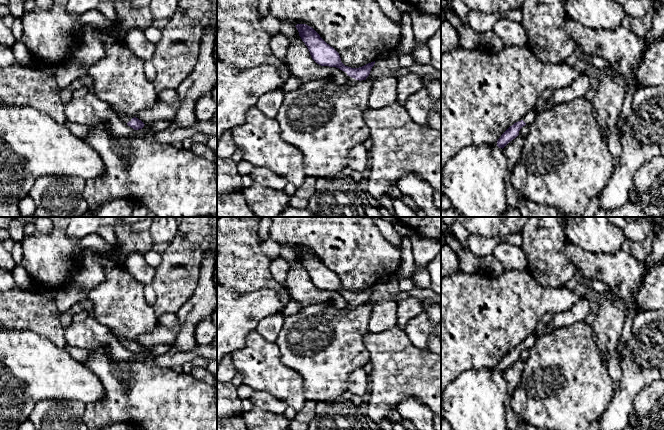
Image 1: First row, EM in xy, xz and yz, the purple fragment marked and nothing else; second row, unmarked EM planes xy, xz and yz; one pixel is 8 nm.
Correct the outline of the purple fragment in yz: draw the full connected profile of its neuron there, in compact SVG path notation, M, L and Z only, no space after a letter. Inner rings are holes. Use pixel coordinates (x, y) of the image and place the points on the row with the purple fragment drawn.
M535 109L529 111L521 121L514 123L501 135L497 141L497 146L503 149L510 141L519 135L520 129L525 125L530 125L537 115L538 113Z

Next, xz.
M297 24L295 27L312 59L321 66L336 67L346 72L348 75L346 84L356 84L358 81L366 80L369 76L375 61L359 68L345 66L341 62L339 53L327 44L312 27L306 24Z

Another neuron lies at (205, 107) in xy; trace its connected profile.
M211 93L201 96L195 104L194 112L198 121L211 121L217 111Z

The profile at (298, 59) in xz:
M299 35L290 42L285 62L290 75L300 79L303 83L322 79L336 84L347 83L346 72L336 67L317 64Z

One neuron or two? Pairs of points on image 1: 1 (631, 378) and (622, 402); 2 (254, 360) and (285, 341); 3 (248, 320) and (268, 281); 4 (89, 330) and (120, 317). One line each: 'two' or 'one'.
1: one
2: two
3: two
4: two

